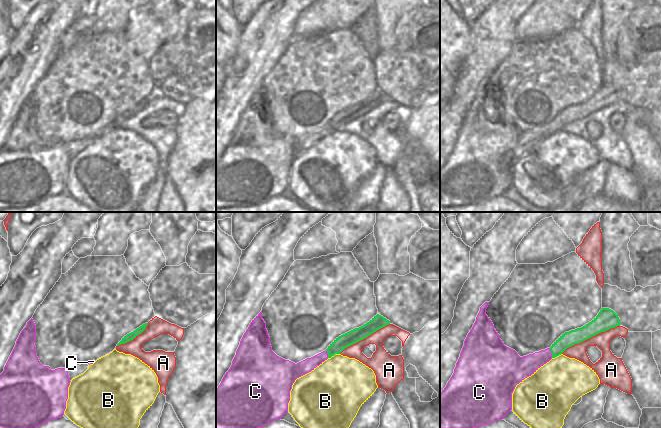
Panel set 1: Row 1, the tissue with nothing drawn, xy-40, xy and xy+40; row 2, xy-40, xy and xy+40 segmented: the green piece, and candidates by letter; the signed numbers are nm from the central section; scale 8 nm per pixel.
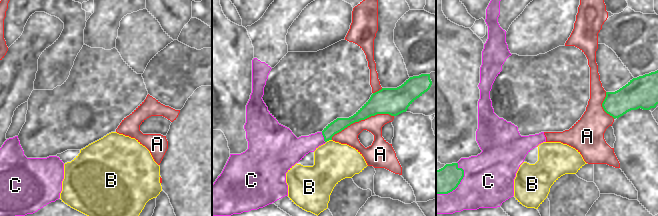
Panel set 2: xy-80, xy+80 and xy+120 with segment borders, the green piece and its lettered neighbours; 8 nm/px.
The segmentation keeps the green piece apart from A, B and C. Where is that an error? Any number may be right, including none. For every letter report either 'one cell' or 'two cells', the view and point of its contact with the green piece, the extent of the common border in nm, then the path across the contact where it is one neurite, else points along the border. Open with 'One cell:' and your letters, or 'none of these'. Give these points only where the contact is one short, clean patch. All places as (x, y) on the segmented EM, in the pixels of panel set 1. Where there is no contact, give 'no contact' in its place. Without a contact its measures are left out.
One cell: none of these
A: two cells; contact xy+40 (590, 337); length 500 nm
B: two cells; contact xy (333, 355); length 100 nm; border xy (339, 353), (328, 358)
C: two cells; contact xy+40 (551, 352); length 80 nm

